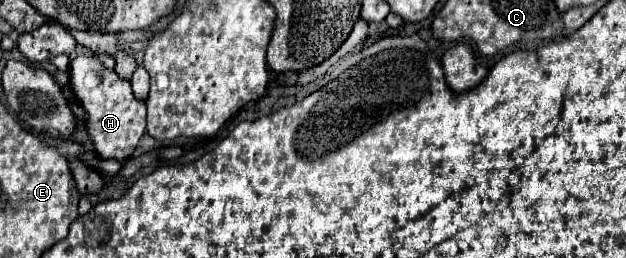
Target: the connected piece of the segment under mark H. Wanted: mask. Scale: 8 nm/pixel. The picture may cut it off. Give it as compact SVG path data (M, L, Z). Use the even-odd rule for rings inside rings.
M81 54L75 56L69 64L69 84L73 88L73 94L77 96L81 108L87 114L87 132L95 146L95 152L107 160L119 160L125 162L131 158L139 138L145 134L145 102L137 100L133 96L129 80L123 80L117 76L115 70L107 70L101 64L101 58L97 54Z

